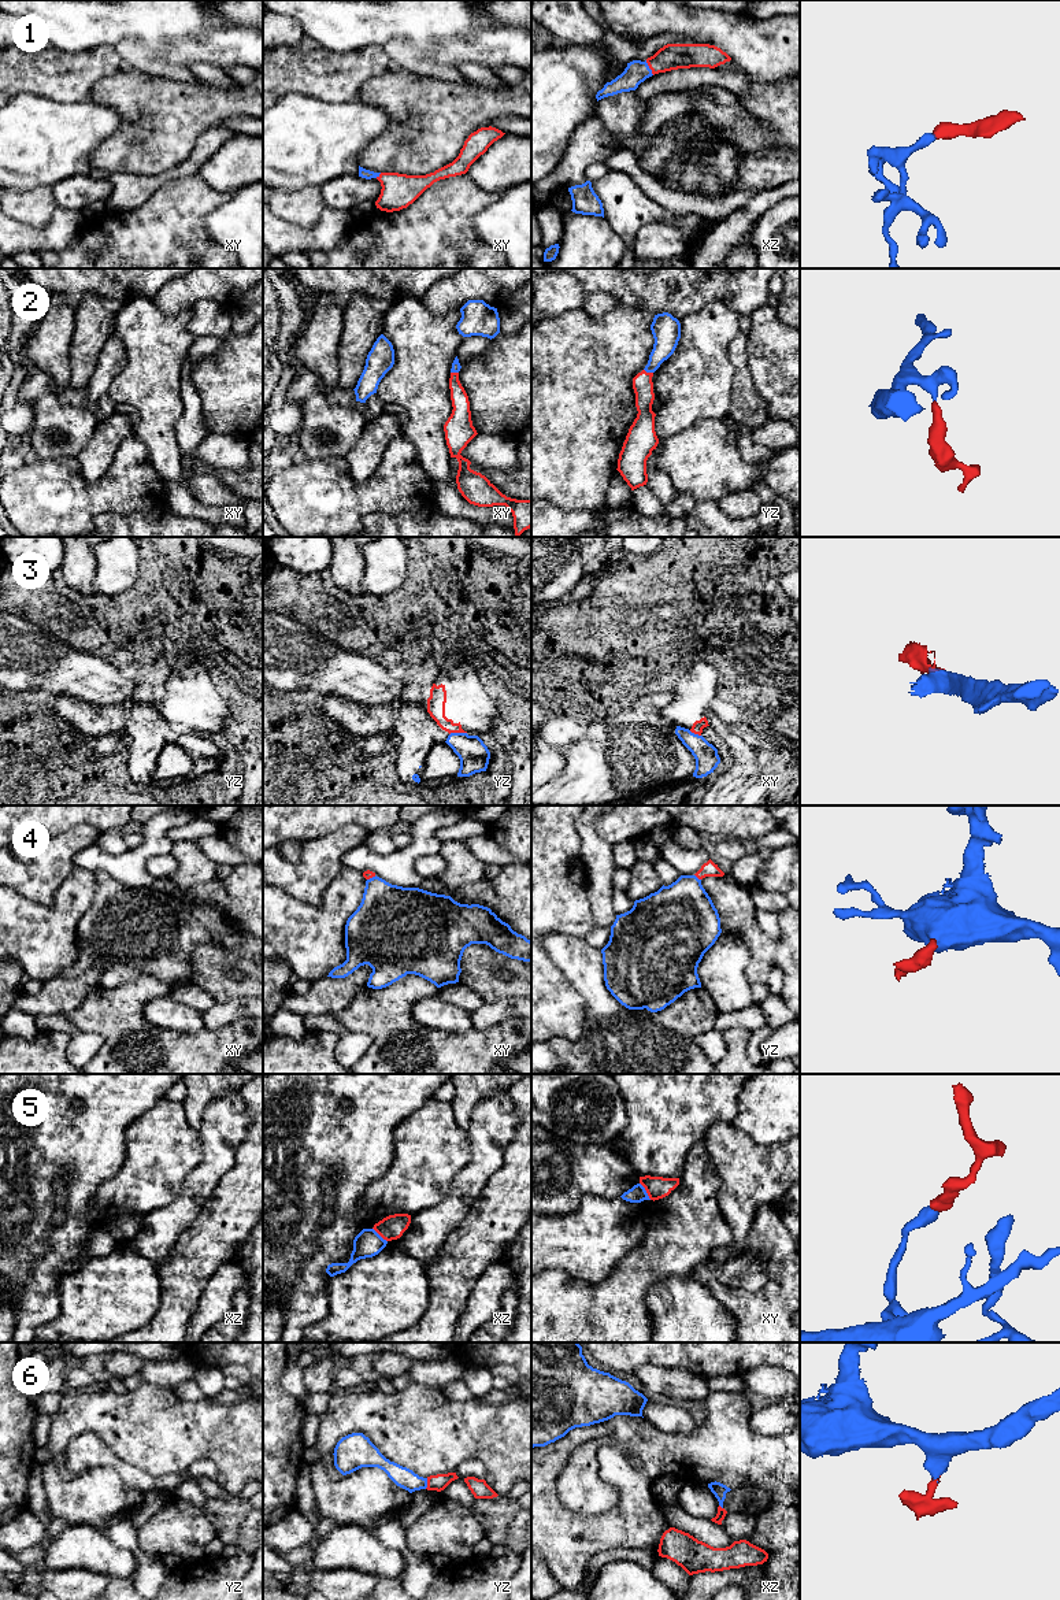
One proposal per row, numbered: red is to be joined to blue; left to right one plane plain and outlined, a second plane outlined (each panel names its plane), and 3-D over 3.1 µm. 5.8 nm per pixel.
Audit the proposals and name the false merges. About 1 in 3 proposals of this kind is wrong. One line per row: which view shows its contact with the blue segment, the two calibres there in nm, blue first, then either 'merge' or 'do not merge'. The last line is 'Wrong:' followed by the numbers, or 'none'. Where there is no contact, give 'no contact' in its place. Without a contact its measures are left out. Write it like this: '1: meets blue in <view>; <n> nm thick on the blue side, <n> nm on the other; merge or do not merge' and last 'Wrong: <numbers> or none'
1: meets blue in xz; 140 nm thick on the blue side, 160 nm on the other; merge
2: meets blue in yz; 160 nm thick on the blue side, 120 nm on the other; merge
3: meets blue in yz; 180 nm thick on the blue side, 110 nm on the other; do not merge
4: meets blue in yz; 400 nm thick on the blue side, 90 nm on the other; merge
5: meets blue in xy; 100 nm thick on the blue side, 130 nm on the other; do not merge
6: meets blue in yz; 120 nm thick on the blue side, 100 nm on the other; merge
Wrong: 3, 5

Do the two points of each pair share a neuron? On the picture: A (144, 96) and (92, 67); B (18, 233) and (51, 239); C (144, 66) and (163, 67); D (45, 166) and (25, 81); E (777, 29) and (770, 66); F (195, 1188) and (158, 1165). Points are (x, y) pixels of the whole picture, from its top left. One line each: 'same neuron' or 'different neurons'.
A: different neurons
B: same neuron
C: same neuron
D: different neurons
E: same neuron
F: different neurons

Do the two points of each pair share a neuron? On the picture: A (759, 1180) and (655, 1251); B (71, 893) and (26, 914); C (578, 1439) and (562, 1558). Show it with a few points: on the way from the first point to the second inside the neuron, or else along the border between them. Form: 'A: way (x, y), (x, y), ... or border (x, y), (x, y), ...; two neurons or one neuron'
A: border (716, 1174), (721, 1181), (718, 1206), (732, 1236); two neurons
B: way (60, 904), (51, 914), (37, 914); one neuron
C: way (548, 1465), (547, 1528); one neuron

